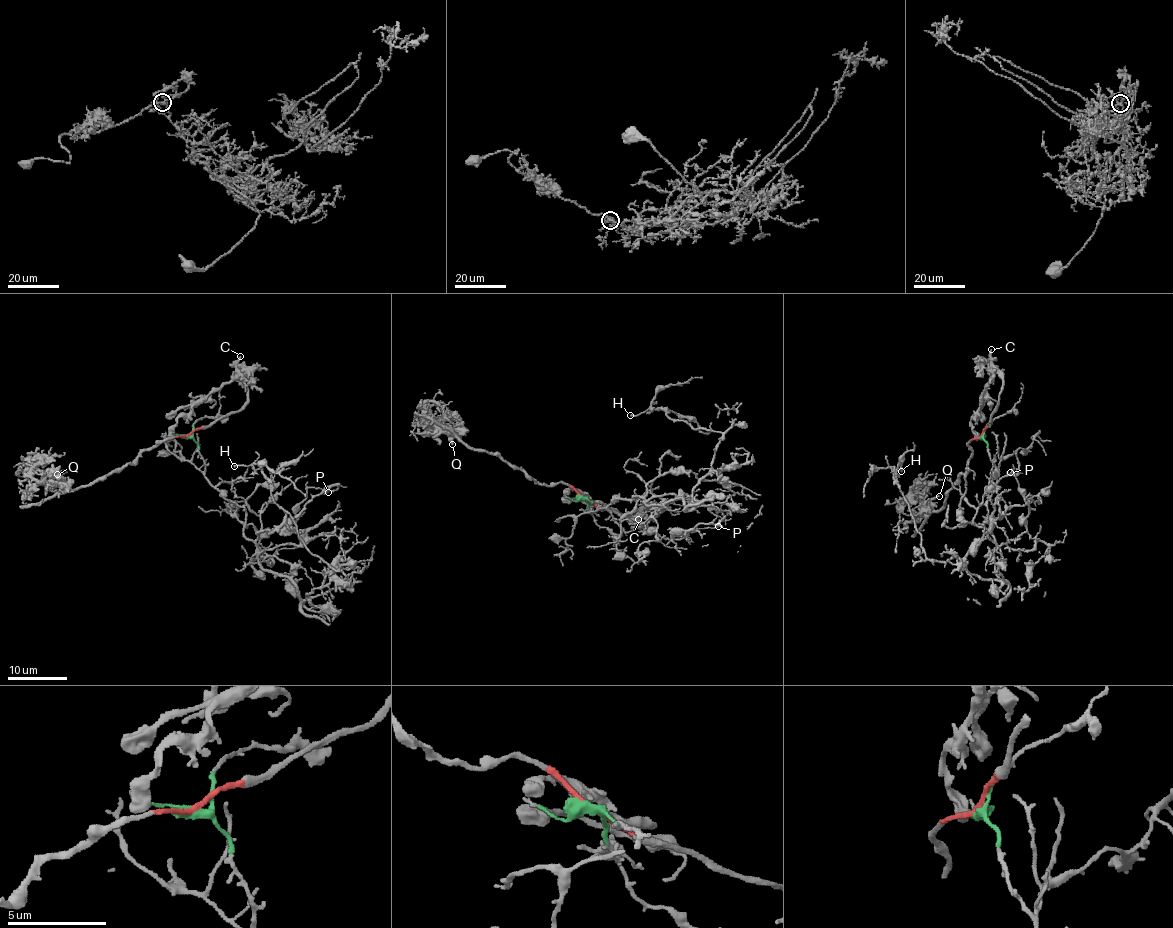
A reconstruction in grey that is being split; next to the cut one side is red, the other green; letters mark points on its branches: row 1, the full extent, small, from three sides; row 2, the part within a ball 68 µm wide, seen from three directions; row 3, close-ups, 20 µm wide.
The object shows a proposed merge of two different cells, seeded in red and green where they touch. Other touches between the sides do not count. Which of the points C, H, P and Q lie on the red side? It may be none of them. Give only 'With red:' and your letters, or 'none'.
With red: C, Q

